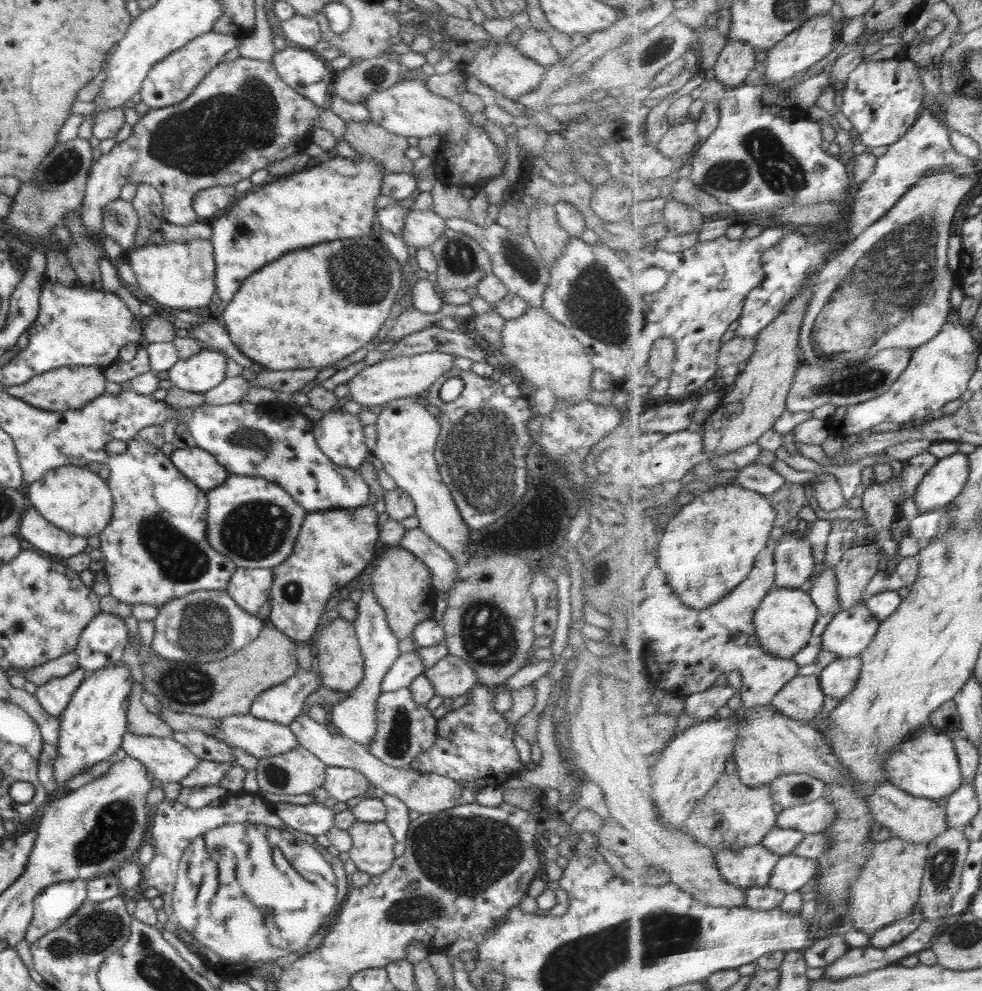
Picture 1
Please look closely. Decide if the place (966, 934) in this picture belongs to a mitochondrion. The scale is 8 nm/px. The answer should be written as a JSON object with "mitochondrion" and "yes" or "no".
{"mitochondrion":"yes"}

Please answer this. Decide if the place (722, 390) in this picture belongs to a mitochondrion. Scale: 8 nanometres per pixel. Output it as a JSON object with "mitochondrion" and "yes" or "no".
{"mitochondrion":"no"}

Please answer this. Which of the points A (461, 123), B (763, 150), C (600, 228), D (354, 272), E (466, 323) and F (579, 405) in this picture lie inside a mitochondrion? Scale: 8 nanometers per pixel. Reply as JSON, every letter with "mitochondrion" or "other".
{"A":"other","B":"mitochondrion","C":"other","D":"mitochondrion","E":"other","F":"other"}

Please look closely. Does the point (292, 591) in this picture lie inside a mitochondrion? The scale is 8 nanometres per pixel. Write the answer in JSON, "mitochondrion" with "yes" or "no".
{"mitochondrion":"yes"}

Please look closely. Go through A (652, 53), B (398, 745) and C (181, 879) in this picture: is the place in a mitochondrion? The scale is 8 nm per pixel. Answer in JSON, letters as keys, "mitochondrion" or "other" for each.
{"A":"mitochondrion","B":"mitochondrion","C":"other"}

